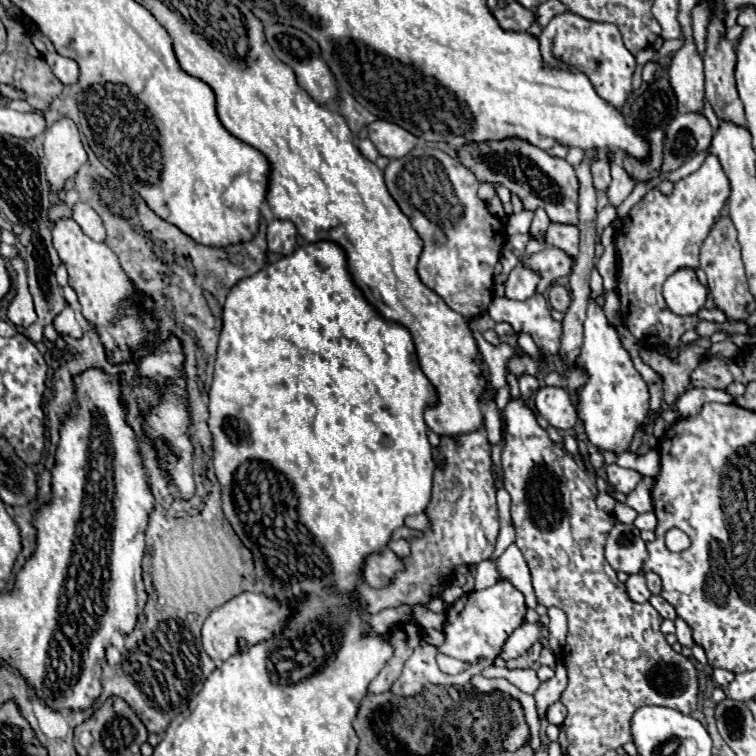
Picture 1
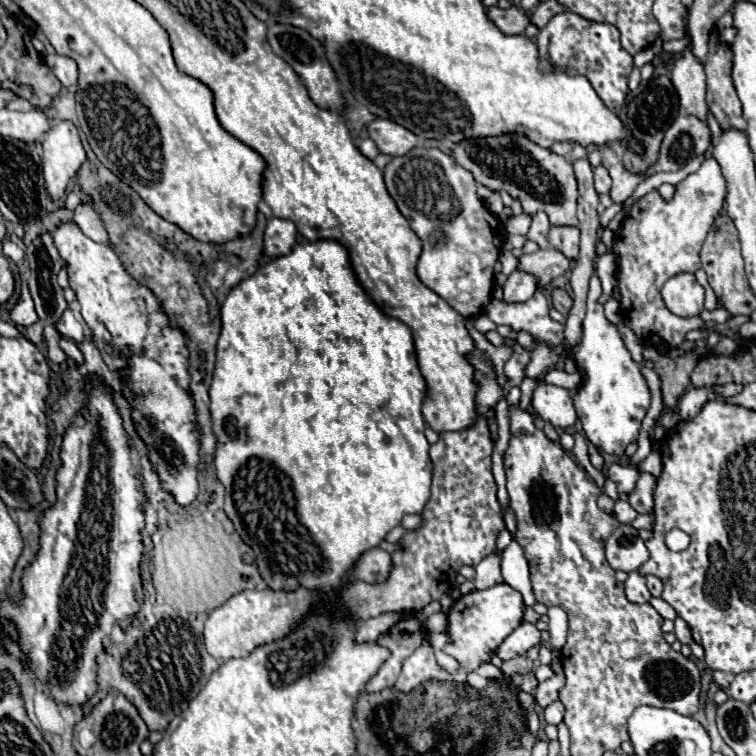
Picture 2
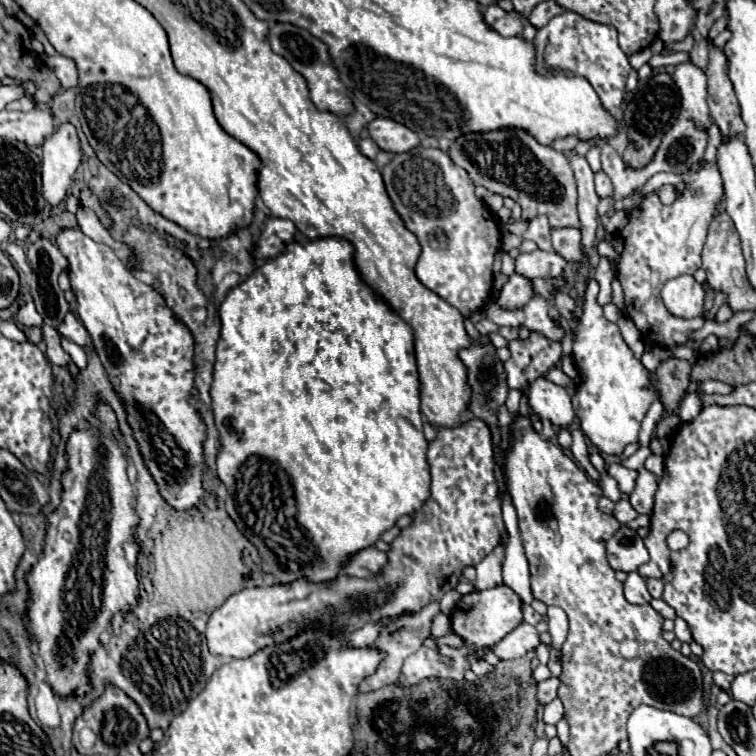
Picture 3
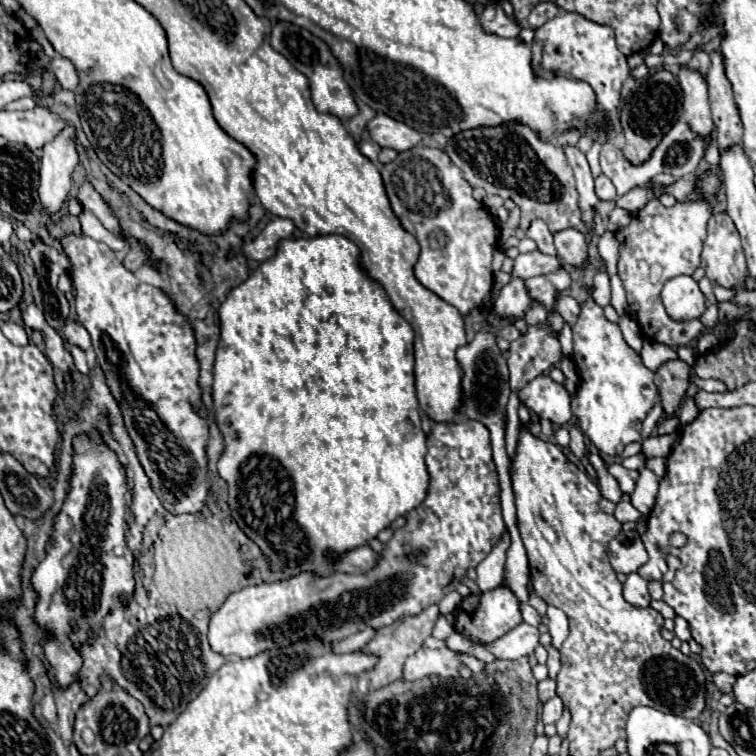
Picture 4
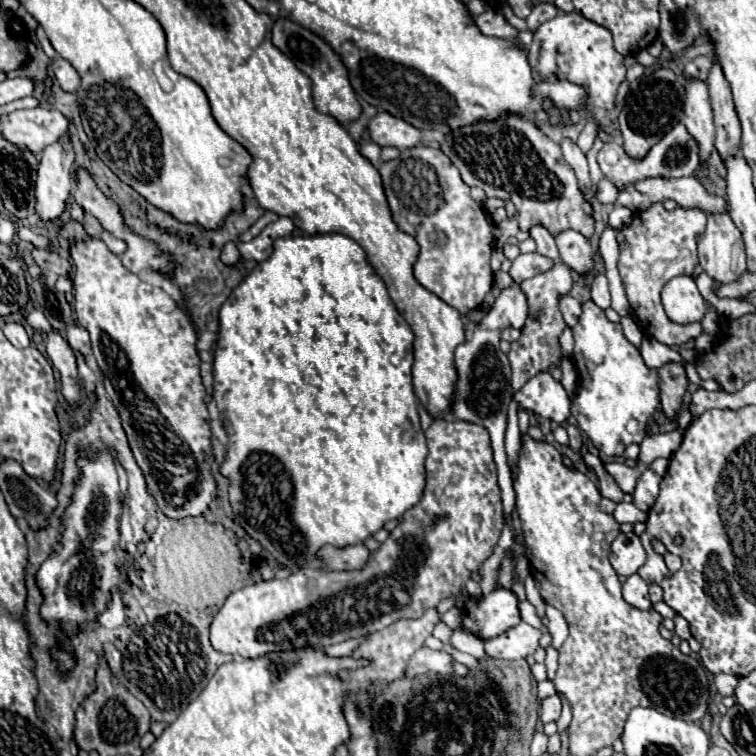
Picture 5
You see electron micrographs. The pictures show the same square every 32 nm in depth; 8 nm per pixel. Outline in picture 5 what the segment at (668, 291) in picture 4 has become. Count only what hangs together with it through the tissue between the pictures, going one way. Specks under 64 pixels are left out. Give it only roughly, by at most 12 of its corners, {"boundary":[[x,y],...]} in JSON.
{"boundary":[[676,276],[662,290],[668,318],[702,320],[706,302],[692,276]]}

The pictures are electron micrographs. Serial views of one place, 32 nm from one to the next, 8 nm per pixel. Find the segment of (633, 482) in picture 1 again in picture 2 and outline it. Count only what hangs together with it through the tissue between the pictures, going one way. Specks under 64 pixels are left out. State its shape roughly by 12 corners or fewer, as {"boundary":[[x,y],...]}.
{"boundary":[[620,464],[608,466],[608,478],[618,492],[630,494],[640,472]]}

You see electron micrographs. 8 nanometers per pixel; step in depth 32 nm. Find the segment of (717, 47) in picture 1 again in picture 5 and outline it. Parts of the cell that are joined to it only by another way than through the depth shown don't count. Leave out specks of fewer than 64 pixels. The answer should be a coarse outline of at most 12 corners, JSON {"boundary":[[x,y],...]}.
{"boundary":[[712,58],[708,84],[714,146],[726,158],[740,150],[732,90]]}

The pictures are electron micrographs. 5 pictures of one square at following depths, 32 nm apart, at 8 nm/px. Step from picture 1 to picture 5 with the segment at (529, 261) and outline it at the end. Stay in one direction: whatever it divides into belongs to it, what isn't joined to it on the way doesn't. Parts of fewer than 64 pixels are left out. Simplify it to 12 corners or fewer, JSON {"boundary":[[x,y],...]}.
{"boundary":[[538,252],[520,254],[512,262],[512,280],[522,282],[552,268]]}

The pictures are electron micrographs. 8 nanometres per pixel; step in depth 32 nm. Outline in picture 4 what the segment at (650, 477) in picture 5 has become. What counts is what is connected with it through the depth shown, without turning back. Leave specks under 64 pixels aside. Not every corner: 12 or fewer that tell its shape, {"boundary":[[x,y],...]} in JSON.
{"boundary":[[642,468],[630,496],[640,514],[650,514],[658,492],[658,476]]}

